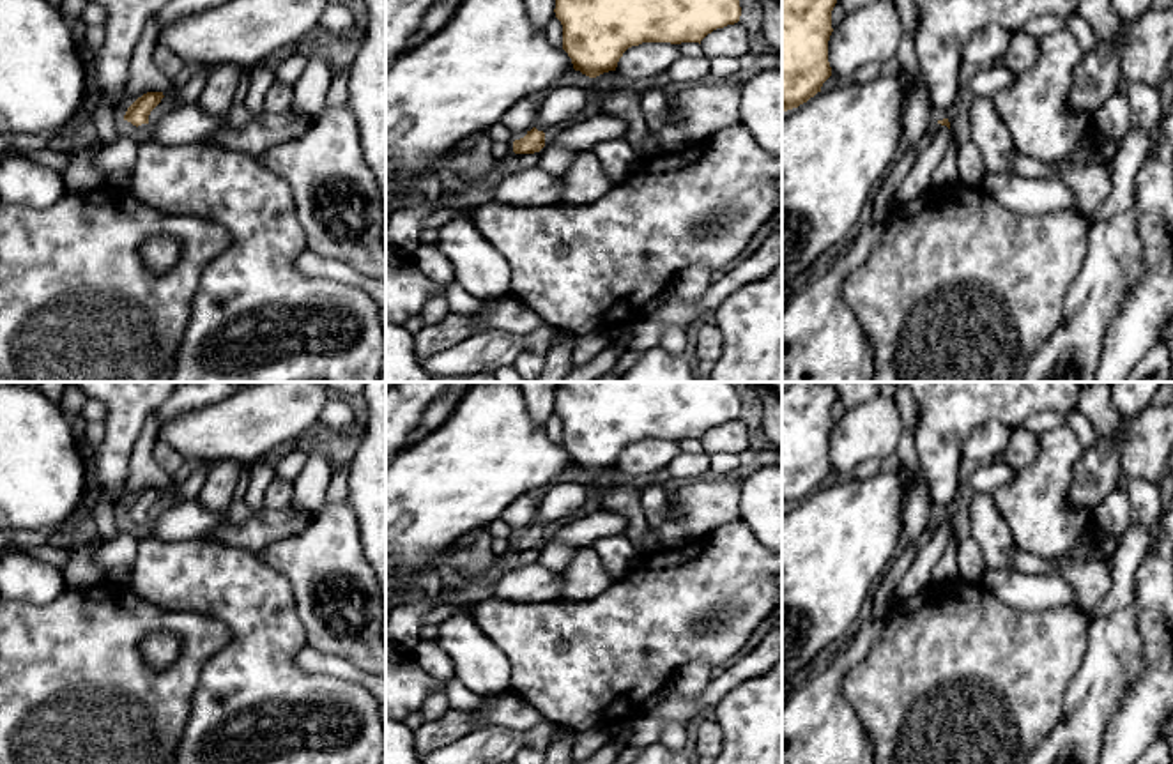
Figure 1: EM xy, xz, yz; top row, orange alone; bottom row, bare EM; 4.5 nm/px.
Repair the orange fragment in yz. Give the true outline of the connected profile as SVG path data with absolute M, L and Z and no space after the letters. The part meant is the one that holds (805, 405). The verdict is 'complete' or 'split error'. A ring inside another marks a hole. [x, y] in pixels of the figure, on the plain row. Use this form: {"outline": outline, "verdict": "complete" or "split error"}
{"outline": "M791 382L782 389L782 508L807 499L832 472L828 437L835 400L835 387L823 382Z", "verdict": "complete"}

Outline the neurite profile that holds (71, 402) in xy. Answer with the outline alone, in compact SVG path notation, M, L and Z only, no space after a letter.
M69 382L58 400L58 409L64 414L74 416L78 419L87 400L88 398L73 382Z

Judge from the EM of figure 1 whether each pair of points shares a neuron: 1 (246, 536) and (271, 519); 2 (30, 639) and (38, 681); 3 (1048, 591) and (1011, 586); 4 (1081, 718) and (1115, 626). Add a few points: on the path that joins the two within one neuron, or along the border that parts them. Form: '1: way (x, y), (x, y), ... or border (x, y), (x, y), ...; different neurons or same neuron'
1: way (252, 534), (266, 524); same neuron
2: way (38, 649), (38, 671); same neuron
3: way (1039, 591), (1019, 589); same neuron
4: way (1094, 695), (1111, 664), (1113, 649); same neuron

